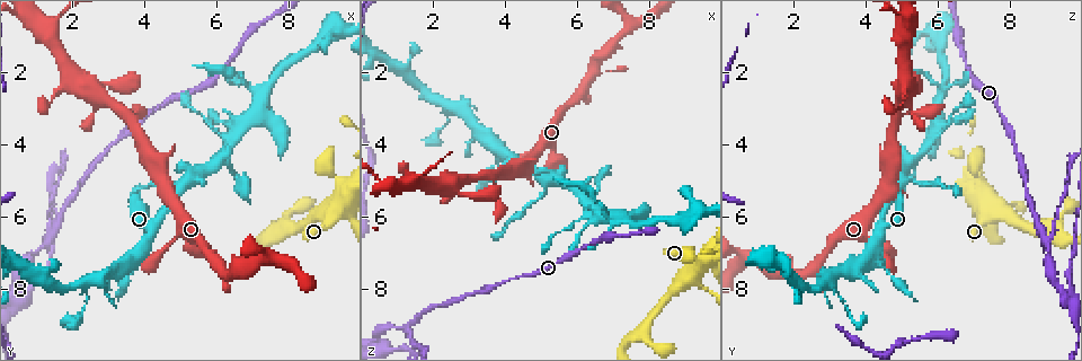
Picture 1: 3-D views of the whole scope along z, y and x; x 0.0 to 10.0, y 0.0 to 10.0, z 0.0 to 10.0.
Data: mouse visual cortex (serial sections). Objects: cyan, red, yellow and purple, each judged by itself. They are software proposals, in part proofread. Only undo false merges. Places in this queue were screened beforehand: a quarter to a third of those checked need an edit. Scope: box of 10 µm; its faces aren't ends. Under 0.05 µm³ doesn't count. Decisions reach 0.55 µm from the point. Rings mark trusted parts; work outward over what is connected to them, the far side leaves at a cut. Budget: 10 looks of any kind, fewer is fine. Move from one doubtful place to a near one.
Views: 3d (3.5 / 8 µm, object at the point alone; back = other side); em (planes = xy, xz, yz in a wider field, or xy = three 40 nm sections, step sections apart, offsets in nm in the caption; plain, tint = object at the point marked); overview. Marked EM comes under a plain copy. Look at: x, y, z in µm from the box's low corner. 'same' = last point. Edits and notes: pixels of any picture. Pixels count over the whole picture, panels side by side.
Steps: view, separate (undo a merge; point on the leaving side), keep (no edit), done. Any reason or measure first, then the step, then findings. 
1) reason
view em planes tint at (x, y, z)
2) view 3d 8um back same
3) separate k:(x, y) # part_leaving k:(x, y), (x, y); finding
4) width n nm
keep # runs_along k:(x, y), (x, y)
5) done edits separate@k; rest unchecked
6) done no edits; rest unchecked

three-way junction
view 3d 3.5um at (6.15, 4.45, 5.45)

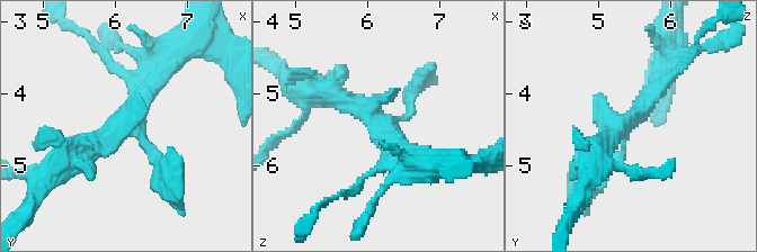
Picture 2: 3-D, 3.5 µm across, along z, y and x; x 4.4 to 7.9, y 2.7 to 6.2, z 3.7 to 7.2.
view em xy step 2 tint at (6.20, 4.40, 5.40)

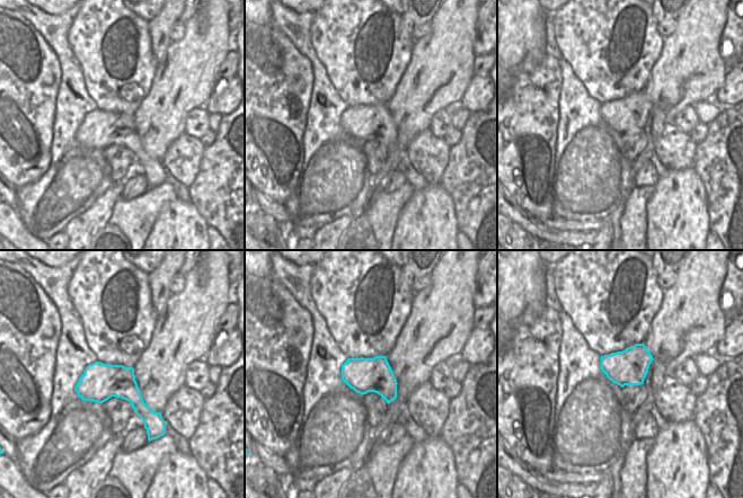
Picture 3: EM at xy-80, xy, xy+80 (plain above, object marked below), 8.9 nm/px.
keep # runs_along 2:(72, 160), (134, 115), (165, 66); continuous, no second cell

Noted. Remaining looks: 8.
abrupt turn
view 3d 3.5um at (3.80, 7.10, 4.15)

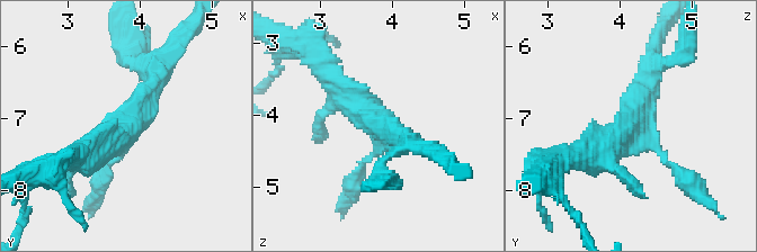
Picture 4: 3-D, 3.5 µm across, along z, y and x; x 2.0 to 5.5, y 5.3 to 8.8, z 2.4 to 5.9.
shape alone is not enough
view em xy step 2 tint at (3.90, 7.00, 4.15)

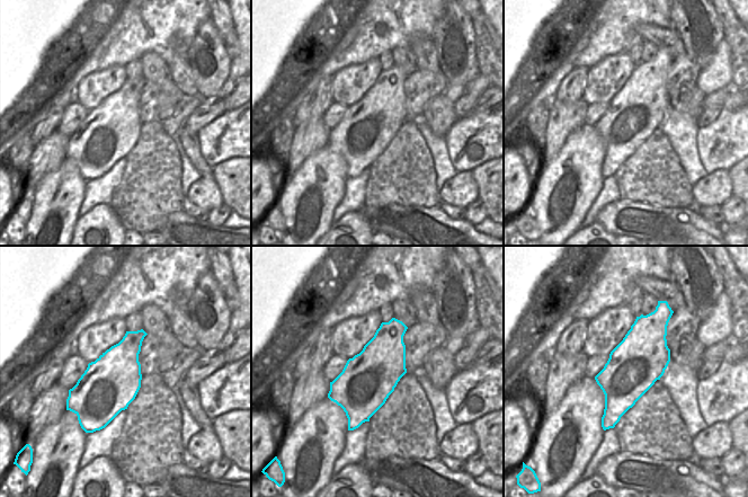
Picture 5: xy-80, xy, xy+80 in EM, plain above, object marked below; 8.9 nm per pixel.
width 480 nm
keep # runs_along 4:(656, 65), (630, 124), (589, 159); all the same cell

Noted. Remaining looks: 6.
view 3d 3.5um back at (6.70, 2.20, 5.80)

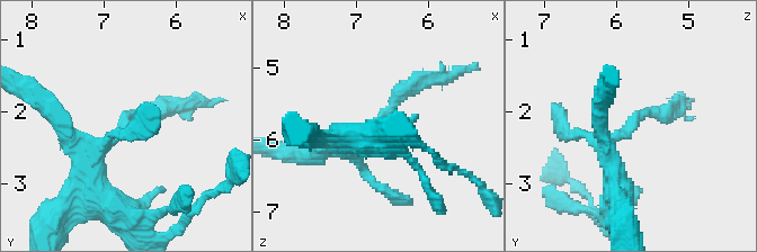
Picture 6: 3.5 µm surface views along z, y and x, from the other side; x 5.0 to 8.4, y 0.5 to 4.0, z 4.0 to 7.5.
separate 6:(418, 81) # part_leaving 6:(389, 109), (420, 78), (475, 66); two cells meet here

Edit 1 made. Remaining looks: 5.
see it whole again
view overview

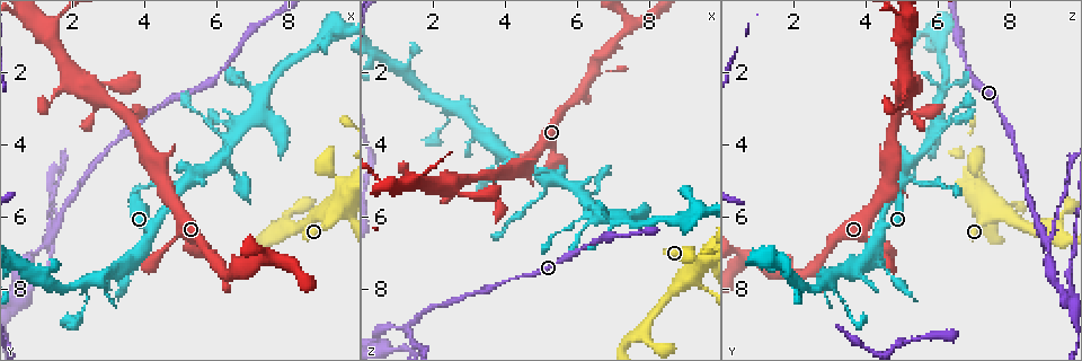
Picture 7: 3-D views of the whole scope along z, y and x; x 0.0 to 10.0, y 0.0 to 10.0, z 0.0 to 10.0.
abrupt turn
view 3d 3.5um at (1.35, 6.60, 8.95)

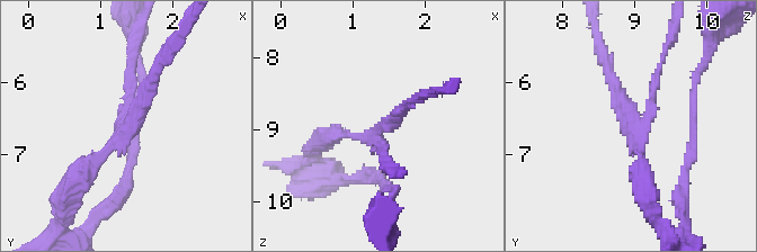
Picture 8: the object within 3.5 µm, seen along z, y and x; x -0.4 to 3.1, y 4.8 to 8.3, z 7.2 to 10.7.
view em xy step 5 tint at (1.35, 6.60, 8.95)

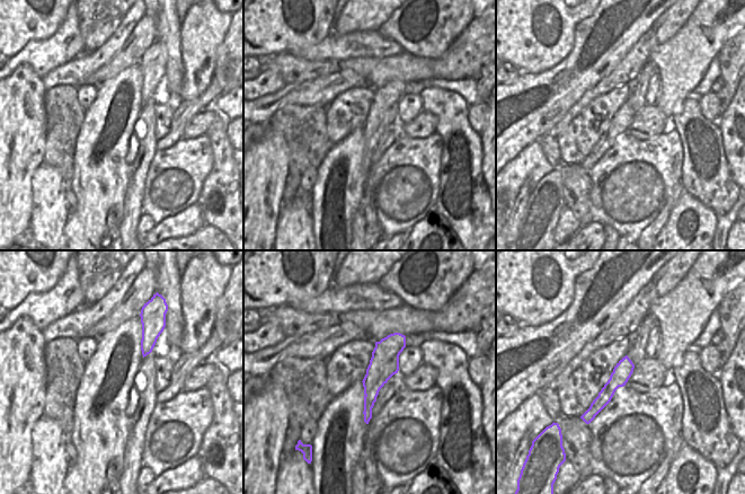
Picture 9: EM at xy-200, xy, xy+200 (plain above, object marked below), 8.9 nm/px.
separate 8:(95, 168) # border 9:(366, 394), (373, 403); two cells meet here

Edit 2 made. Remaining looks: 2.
done edits separate@6, separate@8; rest unchecked

